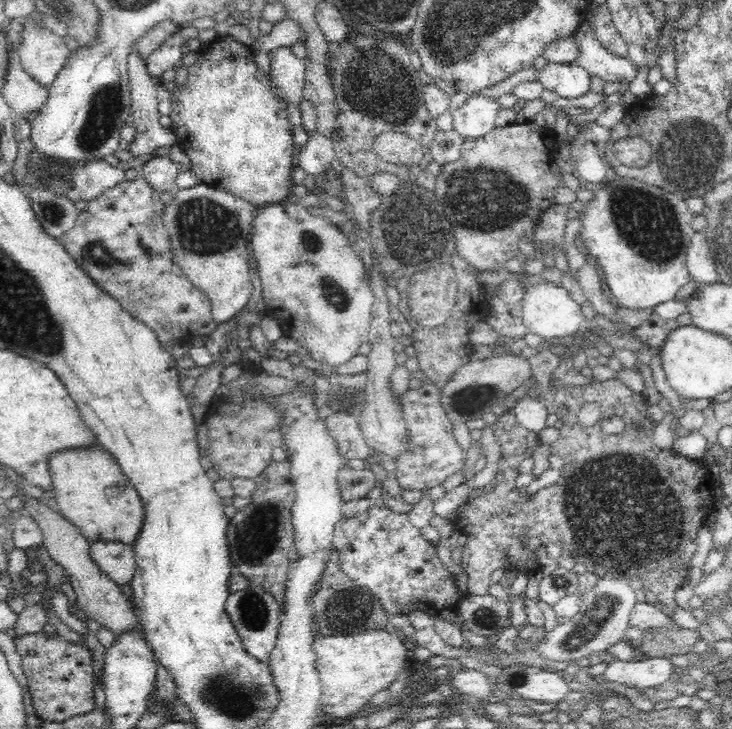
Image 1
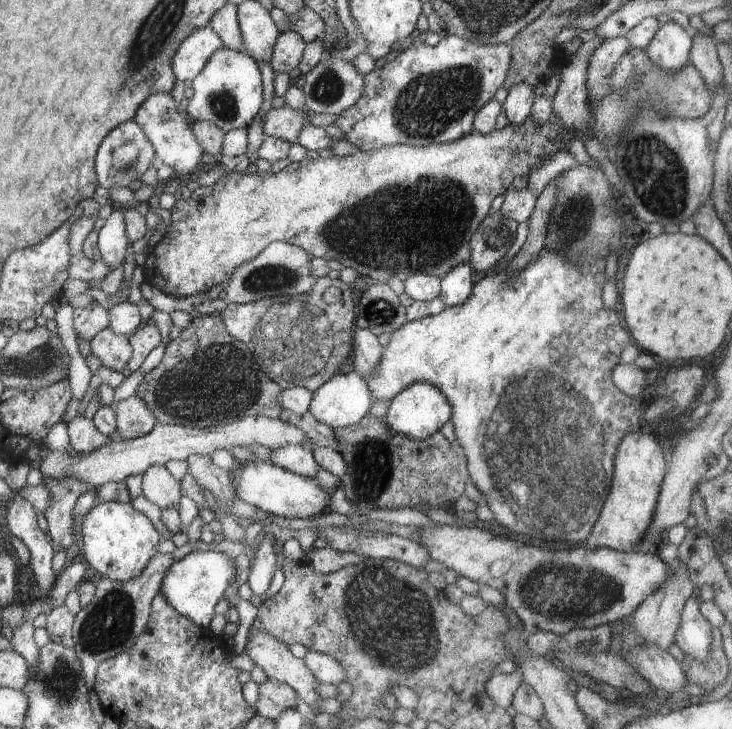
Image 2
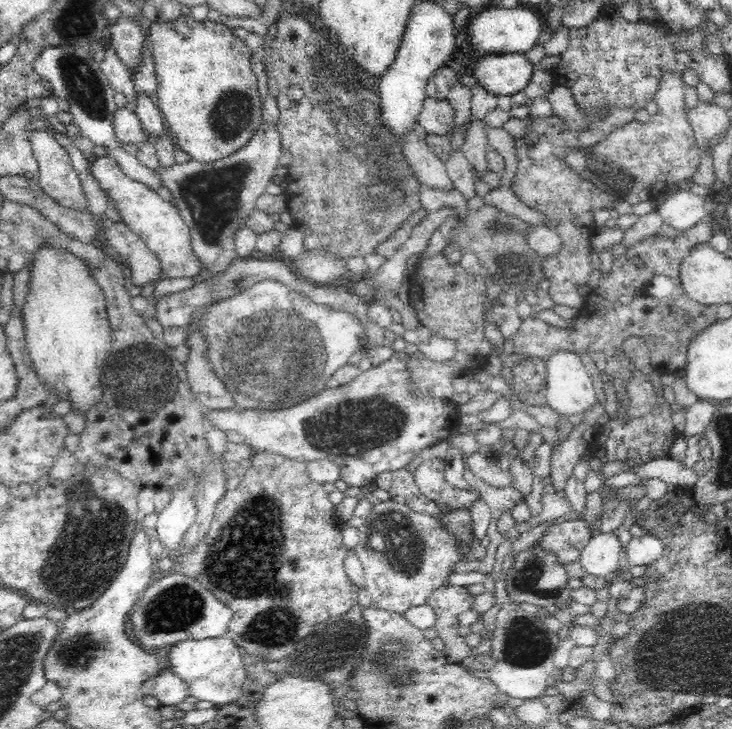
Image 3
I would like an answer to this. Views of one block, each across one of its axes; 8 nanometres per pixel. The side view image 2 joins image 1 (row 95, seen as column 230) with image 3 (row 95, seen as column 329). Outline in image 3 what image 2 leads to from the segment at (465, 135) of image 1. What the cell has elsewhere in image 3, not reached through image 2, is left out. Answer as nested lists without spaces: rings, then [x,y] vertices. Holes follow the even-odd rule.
[[[492,53],[481,55],[472,70],[474,79],[493,97],[510,96],[524,91],[534,67],[525,54]]]

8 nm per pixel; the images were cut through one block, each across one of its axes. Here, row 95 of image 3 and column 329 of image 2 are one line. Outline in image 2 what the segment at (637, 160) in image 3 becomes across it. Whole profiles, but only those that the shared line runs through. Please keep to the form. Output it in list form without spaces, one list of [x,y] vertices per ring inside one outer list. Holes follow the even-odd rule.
[[[309,651],[304,663],[318,683],[341,686],[347,680],[347,672],[334,657],[317,651]]]

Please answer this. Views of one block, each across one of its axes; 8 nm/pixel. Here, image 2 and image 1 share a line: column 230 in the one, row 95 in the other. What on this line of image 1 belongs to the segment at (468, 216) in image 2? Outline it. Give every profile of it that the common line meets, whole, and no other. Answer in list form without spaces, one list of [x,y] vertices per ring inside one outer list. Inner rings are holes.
[[[229,36],[217,38],[199,52],[196,62],[189,67],[186,84],[176,87],[171,94],[173,103],[173,110],[170,115],[172,119],[171,130],[176,135],[178,146],[189,156],[193,166],[193,174],[196,175],[202,183],[212,188],[220,188],[258,207],[287,202],[287,199],[292,194],[292,188],[294,186],[292,180],[294,169],[292,169],[292,167],[294,166],[293,164],[296,163],[296,155],[298,154],[298,150],[293,146],[293,127],[288,120],[288,106],[278,94],[275,94],[269,76],[258,68],[253,50],[250,47],[236,42],[236,40],[233,40]]]

